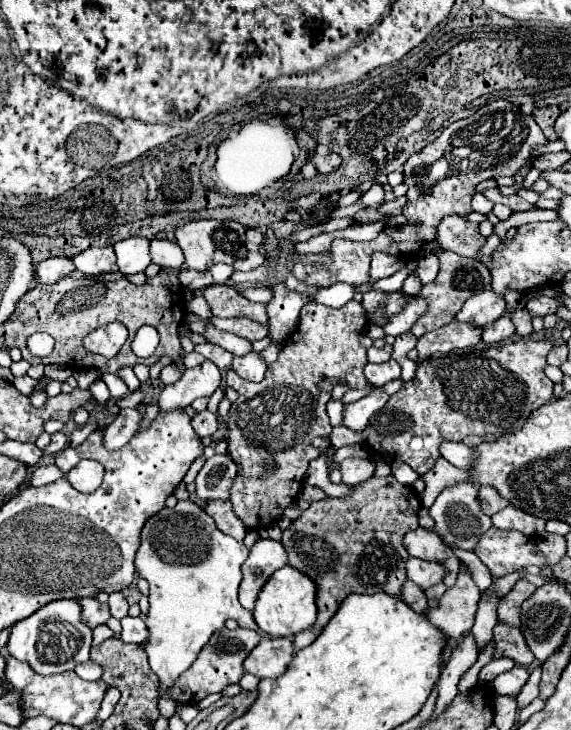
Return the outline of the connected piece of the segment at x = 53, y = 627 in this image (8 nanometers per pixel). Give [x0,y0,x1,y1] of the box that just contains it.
[6,600,92,676]

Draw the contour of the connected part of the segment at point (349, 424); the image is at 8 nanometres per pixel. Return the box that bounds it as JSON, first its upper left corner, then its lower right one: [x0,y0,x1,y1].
[342,388,388,432]

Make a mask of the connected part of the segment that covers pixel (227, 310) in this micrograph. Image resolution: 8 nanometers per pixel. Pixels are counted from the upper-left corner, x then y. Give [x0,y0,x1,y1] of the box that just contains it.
[204,284,268,326]

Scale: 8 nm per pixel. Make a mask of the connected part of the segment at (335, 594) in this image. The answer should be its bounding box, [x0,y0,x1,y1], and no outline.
[282,476,420,652]

